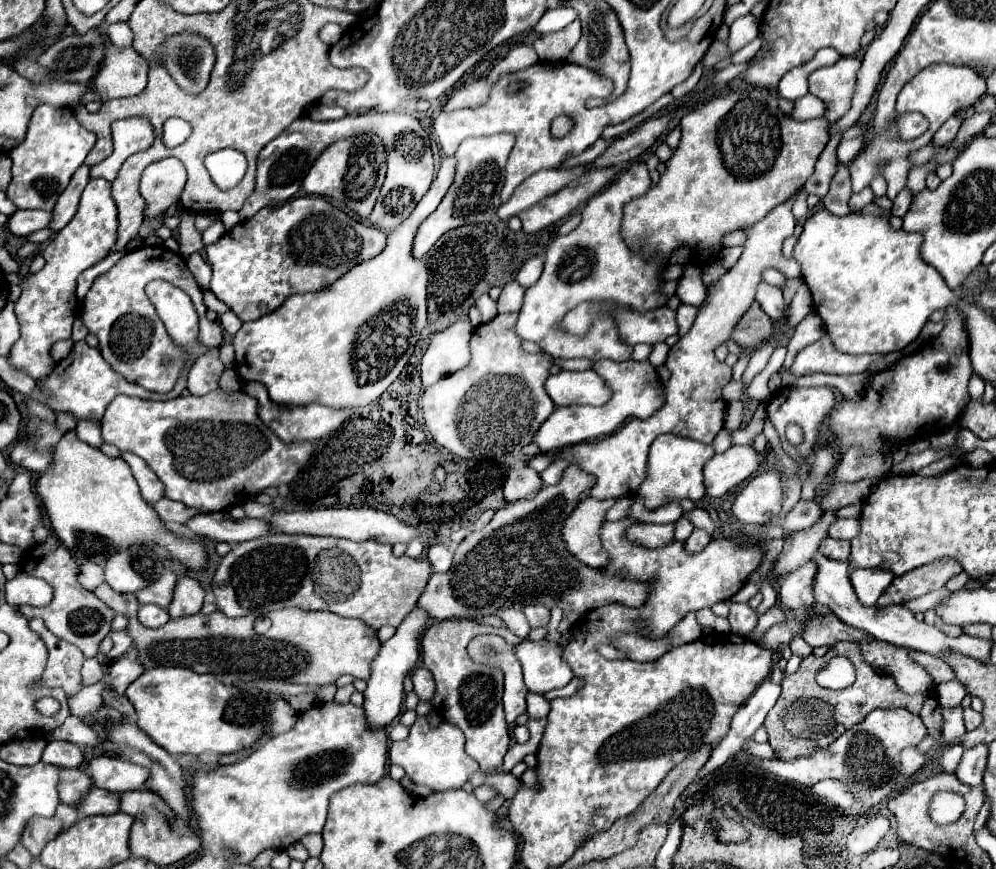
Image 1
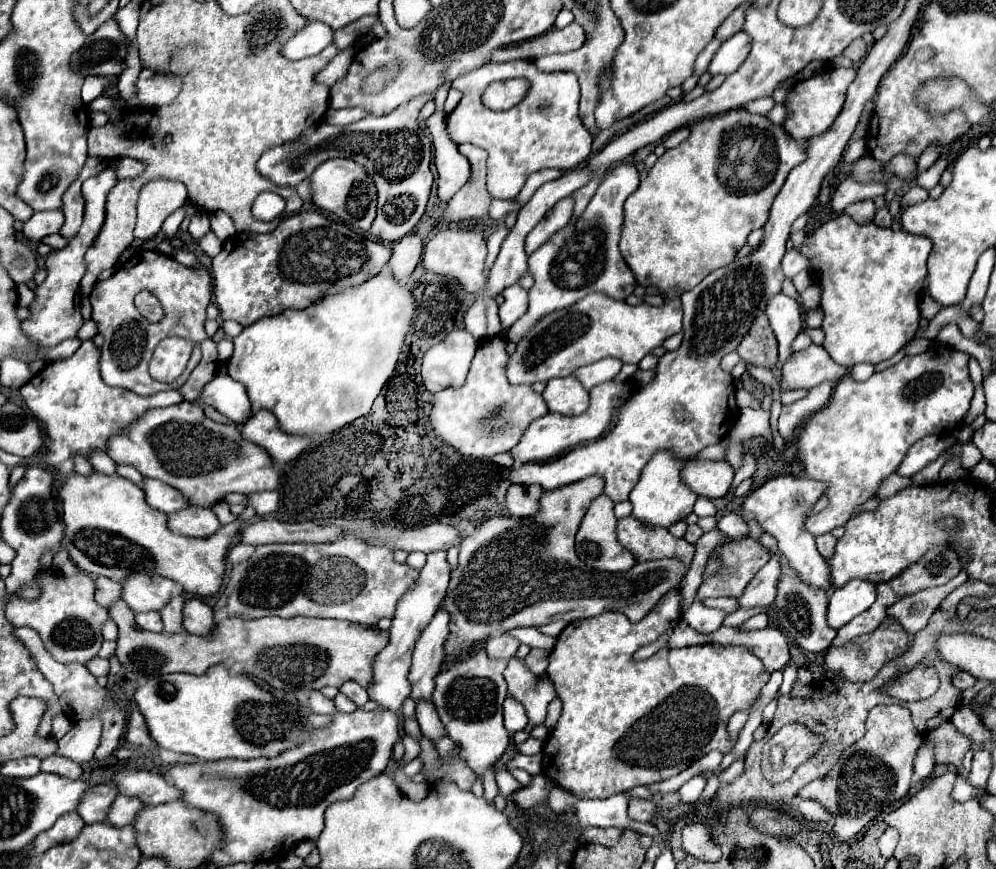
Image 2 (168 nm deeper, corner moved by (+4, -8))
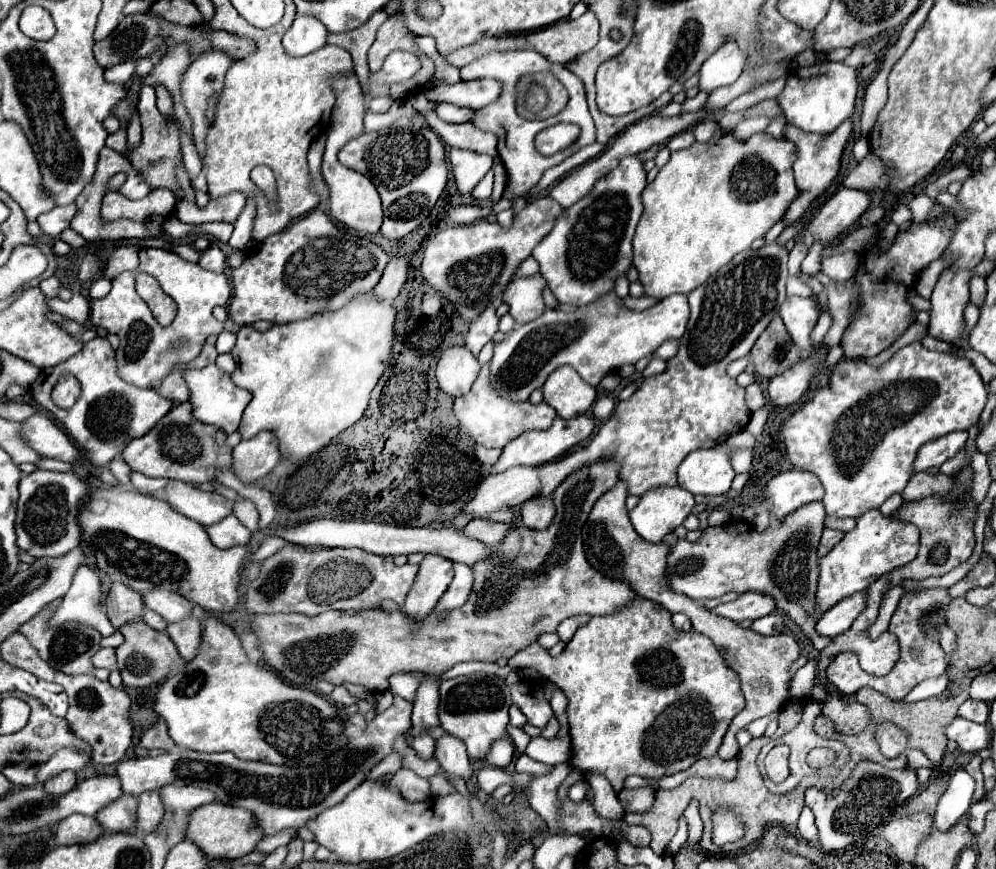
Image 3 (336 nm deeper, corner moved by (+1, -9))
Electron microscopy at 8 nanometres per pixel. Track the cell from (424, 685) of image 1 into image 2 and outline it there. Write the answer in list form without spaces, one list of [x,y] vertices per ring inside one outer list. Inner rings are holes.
[[[428,700],[416,702],[416,720],[418,720],[420,730],[422,730],[422,734],[426,738],[436,740],[440,736],[446,736],[446,730],[442,726],[442,722],[440,722],[440,718],[438,718],[436,708],[434,708],[432,702],[428,702]]]

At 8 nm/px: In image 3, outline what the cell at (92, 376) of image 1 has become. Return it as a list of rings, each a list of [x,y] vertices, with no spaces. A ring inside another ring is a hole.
[[[103,337],[85,343],[83,349],[67,361],[43,369],[39,379],[31,385],[31,395],[39,405],[49,409],[57,421],[63,423],[67,435],[77,443],[79,449],[85,451],[87,461],[93,465],[107,465],[131,439],[143,437],[147,431],[151,431],[173,407],[173,401],[161,397],[155,389],[131,387],[127,381],[119,379],[115,351]],[[65,373],[73,373],[81,383],[81,397],[71,409],[61,409],[51,401],[51,389]]]

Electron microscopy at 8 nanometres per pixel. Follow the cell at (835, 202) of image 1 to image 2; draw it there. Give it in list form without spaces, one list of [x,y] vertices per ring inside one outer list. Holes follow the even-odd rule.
[[[862,138],[849,144],[843,156],[844,165],[853,164],[867,152],[866,139]]]

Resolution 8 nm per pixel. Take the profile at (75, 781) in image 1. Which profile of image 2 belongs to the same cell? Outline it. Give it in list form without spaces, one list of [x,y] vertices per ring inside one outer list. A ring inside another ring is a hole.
[[[96,784],[88,788],[88,794],[84,794],[84,798],[80,800],[80,806],[76,808],[78,816],[86,822],[86,824],[94,824],[94,822],[104,822],[106,820],[106,812],[112,804],[112,800],[116,798],[116,788],[108,786],[108,784]]]

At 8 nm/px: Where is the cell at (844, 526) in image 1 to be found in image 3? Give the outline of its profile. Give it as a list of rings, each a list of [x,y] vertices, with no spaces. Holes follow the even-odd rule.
[[[825,517],[825,527],[833,527],[833,529],[839,529],[843,533],[851,531],[855,527],[855,519],[831,519],[831,517]]]

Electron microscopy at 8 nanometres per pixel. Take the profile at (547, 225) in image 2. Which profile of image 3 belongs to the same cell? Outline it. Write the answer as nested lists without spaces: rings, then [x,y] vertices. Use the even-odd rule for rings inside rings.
[[[535,197],[533,201],[529,201],[515,217],[509,229],[499,227],[497,221],[475,221],[471,225],[455,225],[455,227],[447,227],[445,231],[437,233],[425,247],[423,253],[423,263],[421,263],[421,275],[425,279],[425,283],[429,283],[433,289],[437,289],[439,293],[443,293],[457,309],[457,313],[461,315],[463,321],[471,323],[477,315],[481,315],[483,307],[489,307],[495,299],[501,297],[501,293],[505,291],[505,287],[509,285],[509,281],[513,279],[519,263],[523,259],[527,259],[533,251],[533,247],[553,229],[555,219],[561,215],[561,207],[559,203],[555,203],[555,199],[551,197]]]

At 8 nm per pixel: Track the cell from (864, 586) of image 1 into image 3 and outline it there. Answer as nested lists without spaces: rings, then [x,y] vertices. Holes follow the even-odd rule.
[[[855,593],[843,601],[839,601],[829,611],[825,611],[823,617],[815,625],[815,631],[825,637],[837,637],[837,635],[849,631],[849,627],[853,625],[855,617],[863,611],[863,607],[865,607],[865,595]]]

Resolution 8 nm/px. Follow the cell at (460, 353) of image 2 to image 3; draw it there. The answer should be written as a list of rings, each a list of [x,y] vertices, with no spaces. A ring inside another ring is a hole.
[[[463,345],[449,347],[441,355],[437,369],[435,369],[439,387],[451,397],[461,397],[461,395],[469,393],[479,371],[481,371],[481,365],[479,365],[477,357]]]

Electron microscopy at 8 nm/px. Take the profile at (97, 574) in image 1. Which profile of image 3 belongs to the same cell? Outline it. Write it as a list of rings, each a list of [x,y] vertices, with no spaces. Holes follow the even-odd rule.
[[[113,583],[107,599],[105,609],[109,615],[109,621],[119,629],[123,623],[131,623],[135,619],[143,619],[143,595],[135,593],[123,583]]]

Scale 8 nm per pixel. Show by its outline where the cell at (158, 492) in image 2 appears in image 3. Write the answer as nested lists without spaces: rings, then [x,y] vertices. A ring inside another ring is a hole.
[[[171,481],[161,495],[175,511],[183,513],[189,519],[195,519],[201,525],[213,525],[233,513],[235,501],[225,499],[219,493],[199,491],[183,481]]]

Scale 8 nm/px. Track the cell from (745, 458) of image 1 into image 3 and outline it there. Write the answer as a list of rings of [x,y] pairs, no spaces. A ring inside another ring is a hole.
[[[739,431],[737,435],[729,437],[725,443],[719,443],[711,449],[697,449],[689,453],[683,463],[679,465],[679,485],[693,495],[725,495],[731,489],[731,481],[735,477],[735,471],[731,467],[731,451],[735,449],[753,448],[756,439],[749,431]]]

